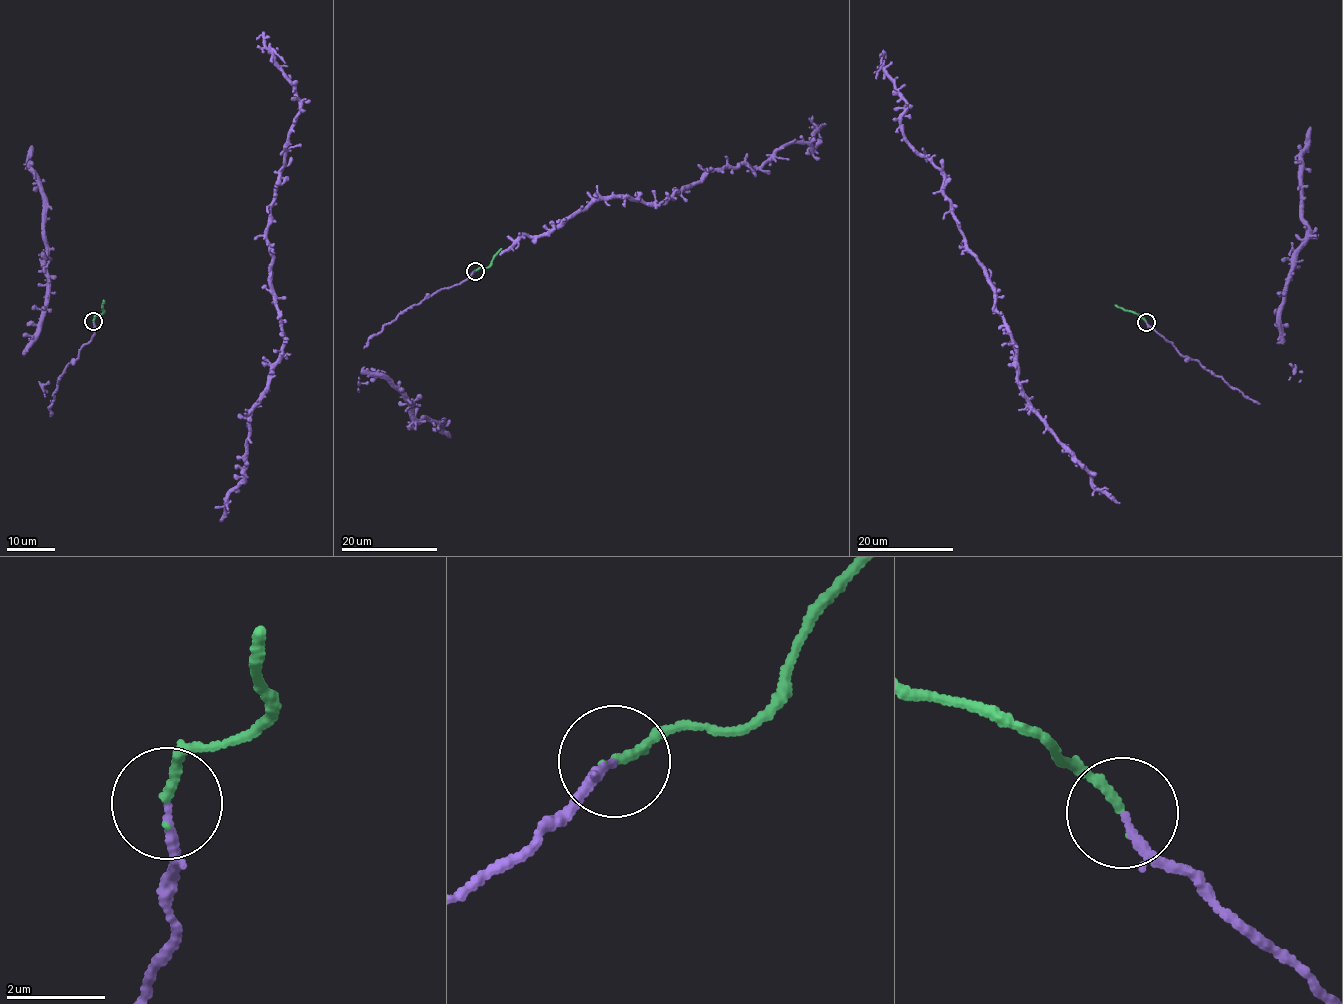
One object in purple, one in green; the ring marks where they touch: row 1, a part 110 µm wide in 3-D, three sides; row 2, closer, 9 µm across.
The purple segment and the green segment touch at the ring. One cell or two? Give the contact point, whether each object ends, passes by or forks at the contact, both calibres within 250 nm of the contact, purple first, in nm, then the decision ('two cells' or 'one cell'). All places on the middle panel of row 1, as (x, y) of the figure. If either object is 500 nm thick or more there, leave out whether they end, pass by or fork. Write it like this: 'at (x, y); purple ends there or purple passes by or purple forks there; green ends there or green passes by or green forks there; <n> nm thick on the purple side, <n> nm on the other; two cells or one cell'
at (475, 271); purple ends there; green ends there; 160 nm thick on the purple side, 180 nm on the other; one cell

